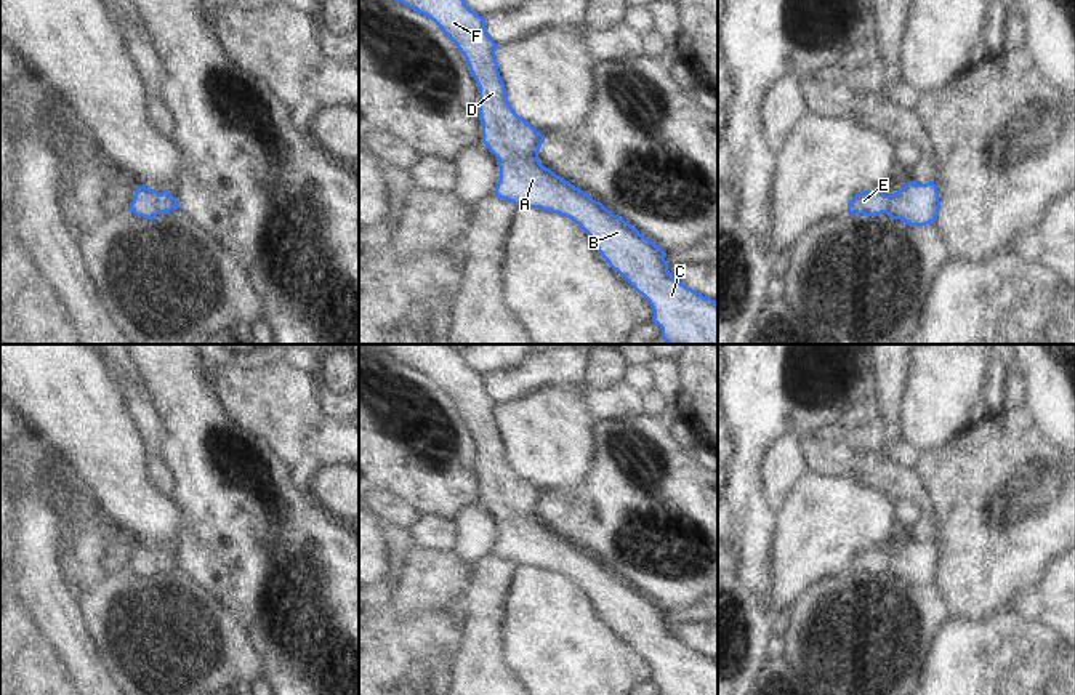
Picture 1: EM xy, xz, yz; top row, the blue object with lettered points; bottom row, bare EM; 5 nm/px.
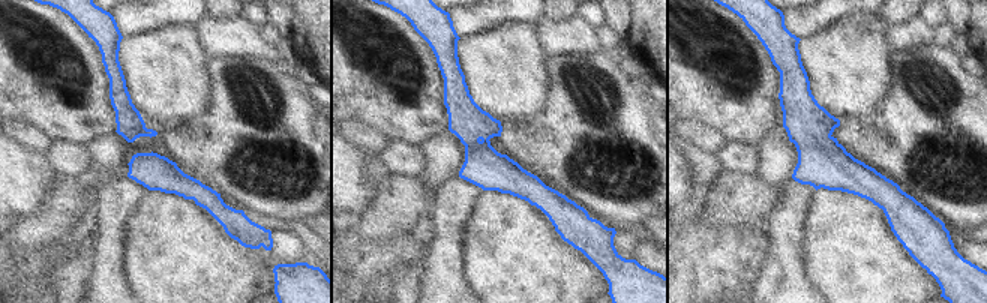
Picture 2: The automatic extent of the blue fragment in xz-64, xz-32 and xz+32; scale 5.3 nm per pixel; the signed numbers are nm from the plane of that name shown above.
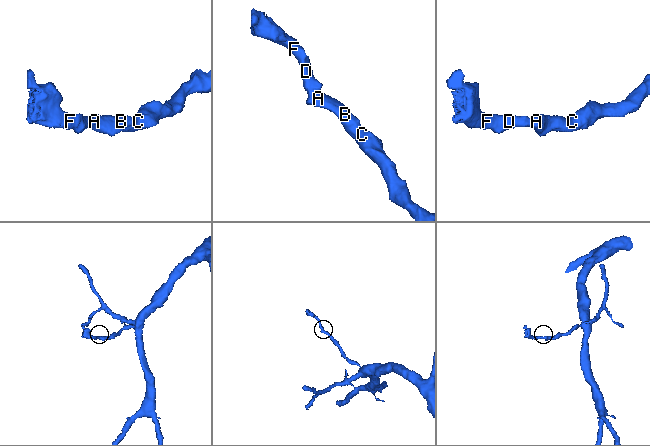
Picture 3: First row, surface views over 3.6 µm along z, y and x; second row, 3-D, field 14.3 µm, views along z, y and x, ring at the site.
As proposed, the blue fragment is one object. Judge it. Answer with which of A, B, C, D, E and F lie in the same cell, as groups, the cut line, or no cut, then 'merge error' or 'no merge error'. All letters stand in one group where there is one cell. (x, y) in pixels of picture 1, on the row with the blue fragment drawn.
A B C D E F; no cut; no merge error

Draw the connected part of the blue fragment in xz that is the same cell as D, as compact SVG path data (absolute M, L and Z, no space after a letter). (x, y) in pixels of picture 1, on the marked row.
M465 0L397 2L434 21L465 56L479 86L482 143L498 159L500 179L495 195L519 208L553 211L578 224L593 239L606 263L649 301L654 311L652 322L662 328L662 338L668 344L718 344L718 303L676 280L668 271L666 253L628 221L540 163L538 151L545 136L509 106L495 58L498 45L489 37L485 19Z

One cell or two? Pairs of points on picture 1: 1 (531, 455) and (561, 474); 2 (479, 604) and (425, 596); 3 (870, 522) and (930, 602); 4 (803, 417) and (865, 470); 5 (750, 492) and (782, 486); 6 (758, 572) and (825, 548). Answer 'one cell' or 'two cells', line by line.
1: one cell
2: two cells
3: two cells
4: two cells
5: two cells
6: two cells

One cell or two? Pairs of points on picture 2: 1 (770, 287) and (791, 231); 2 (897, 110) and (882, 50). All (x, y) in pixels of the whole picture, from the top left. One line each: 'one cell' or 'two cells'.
1: one cell
2: two cells

